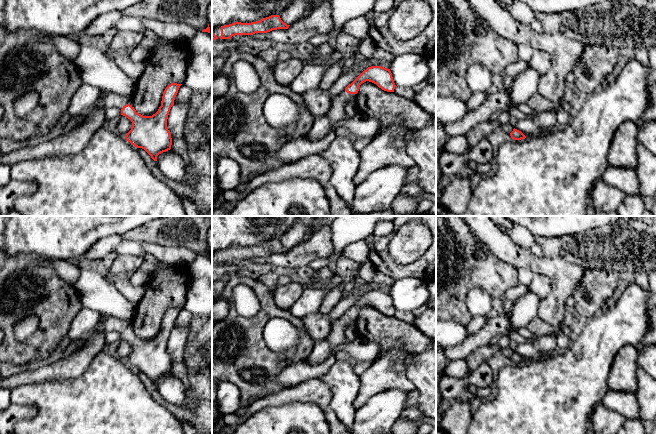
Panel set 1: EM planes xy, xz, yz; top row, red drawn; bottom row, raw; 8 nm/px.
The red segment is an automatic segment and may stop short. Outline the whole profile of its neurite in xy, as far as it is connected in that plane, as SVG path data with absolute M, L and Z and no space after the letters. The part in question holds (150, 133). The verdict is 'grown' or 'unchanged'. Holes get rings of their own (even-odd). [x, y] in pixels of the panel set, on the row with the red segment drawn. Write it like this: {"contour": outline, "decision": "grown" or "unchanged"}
{"contour": "M171 83L165 88L161 106L152 116L137 113L131 98L112 92L106 92L103 96L105 109L117 107L121 115L131 120L132 127L125 139L135 147L144 149L154 161L157 161L159 154L171 149L172 138L167 128L167 119L181 85Z", "decision": "grown"}

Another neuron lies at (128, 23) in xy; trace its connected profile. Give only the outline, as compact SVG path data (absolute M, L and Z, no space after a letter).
M132 16L123 17L113 28L117 31L135 31L142 34L147 31L140 19Z

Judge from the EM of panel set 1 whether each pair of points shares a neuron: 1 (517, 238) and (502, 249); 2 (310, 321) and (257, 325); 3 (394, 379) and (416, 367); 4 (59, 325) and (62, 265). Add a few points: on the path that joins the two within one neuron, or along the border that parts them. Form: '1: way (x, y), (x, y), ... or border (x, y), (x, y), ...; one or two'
1: border (499, 227), (515, 243), (529, 250); two
2: border (300, 318), (305, 332), (314, 341); two
3: border (413, 355), (405, 369), (405, 373), (416, 388); two
4: border (51, 260), (53, 269), (73, 286); two

